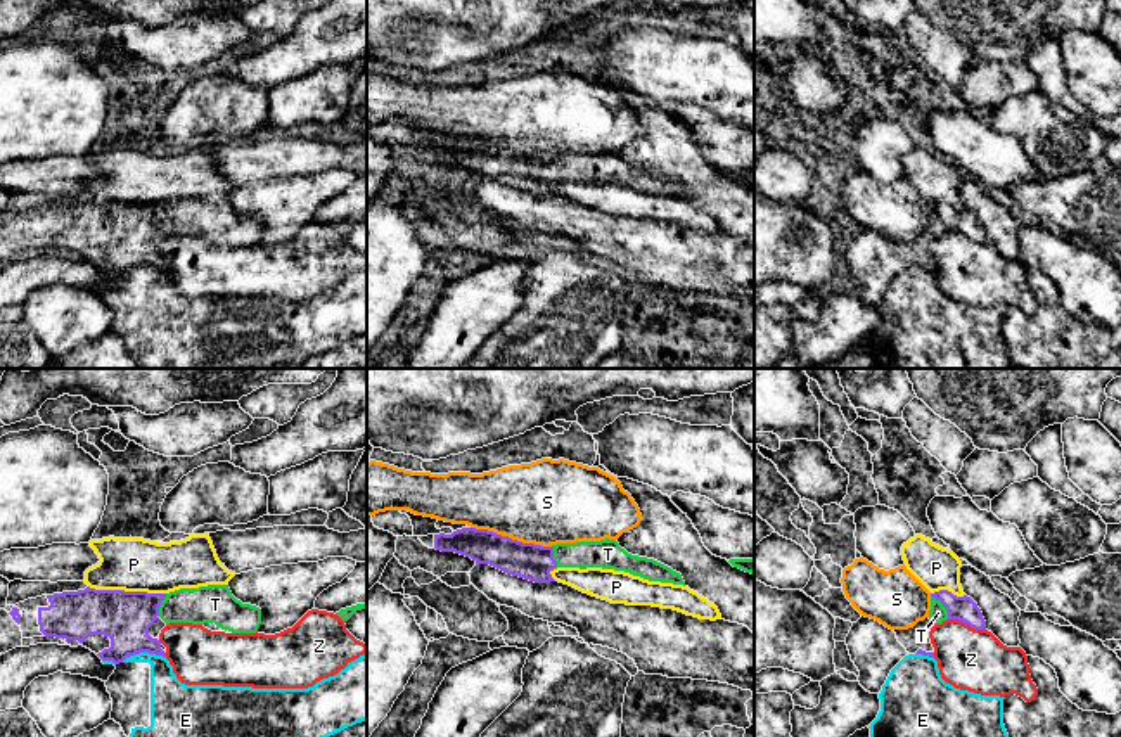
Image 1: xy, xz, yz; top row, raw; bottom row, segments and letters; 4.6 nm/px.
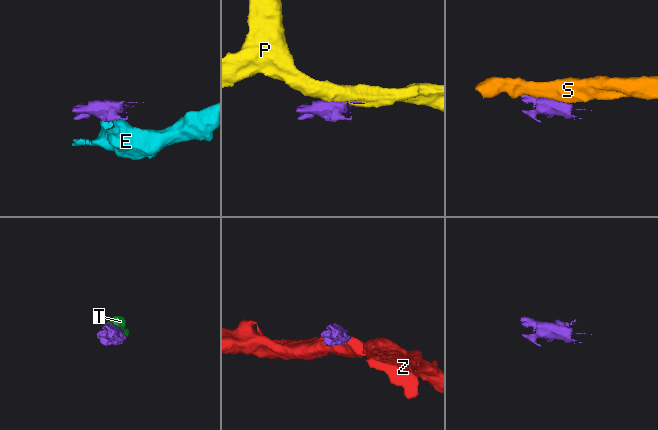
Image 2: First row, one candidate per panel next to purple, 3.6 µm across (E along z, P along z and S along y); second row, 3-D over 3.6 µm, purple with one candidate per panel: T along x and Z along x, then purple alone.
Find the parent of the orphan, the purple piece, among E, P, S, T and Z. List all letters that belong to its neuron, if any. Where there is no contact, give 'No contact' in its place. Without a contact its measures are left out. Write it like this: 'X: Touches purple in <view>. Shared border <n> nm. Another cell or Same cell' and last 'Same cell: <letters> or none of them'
E: Touches purple in xy. Shared border 200 nm. Another cell
P: Touches purple in xy. Shared border 360 nm. Another cell
S: Touches purple in xz. Shared border 400 nm. Another cell
T: Touches purple in yz. Shared border 140 nm. Same cell
Z: Touches purple in yz. Shared border 190 nm. Another cell
Same cell: T

